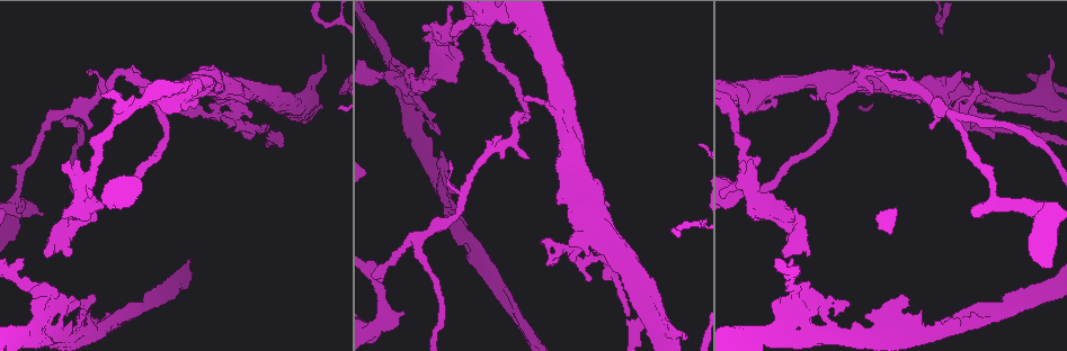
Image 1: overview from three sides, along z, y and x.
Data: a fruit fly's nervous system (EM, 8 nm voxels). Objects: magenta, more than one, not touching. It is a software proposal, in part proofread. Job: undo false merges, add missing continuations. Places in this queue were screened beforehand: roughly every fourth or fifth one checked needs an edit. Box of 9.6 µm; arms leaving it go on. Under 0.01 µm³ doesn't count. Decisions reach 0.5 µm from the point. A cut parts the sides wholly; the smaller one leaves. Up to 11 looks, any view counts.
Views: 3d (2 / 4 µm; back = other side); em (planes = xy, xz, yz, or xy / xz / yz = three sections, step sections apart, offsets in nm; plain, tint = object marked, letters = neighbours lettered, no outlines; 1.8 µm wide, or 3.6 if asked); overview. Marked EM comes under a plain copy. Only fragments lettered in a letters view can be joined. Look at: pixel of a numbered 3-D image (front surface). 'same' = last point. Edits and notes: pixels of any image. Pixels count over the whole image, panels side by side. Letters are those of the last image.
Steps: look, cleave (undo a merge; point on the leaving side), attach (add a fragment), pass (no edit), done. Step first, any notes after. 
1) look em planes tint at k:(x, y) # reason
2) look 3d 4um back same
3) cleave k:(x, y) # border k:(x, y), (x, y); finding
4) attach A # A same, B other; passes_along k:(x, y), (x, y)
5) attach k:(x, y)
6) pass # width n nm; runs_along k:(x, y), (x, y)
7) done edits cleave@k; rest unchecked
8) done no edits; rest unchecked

look em planes letters at 1:(238, 124) # thick turns thin

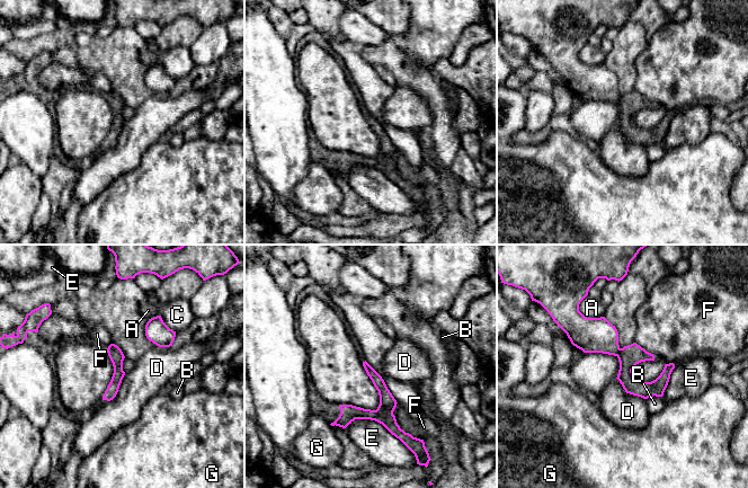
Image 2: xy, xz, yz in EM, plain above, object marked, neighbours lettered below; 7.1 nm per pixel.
cleave 2:(630, 355) # width 80 nm; A other, B other, C other, D other, E other, F other, G other; part_leaving 2:(367, 367), (397, 433); a second cell is stuck on

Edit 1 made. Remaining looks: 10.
look em yz step 4 tint at 1:(536, 31) # sudden change in width

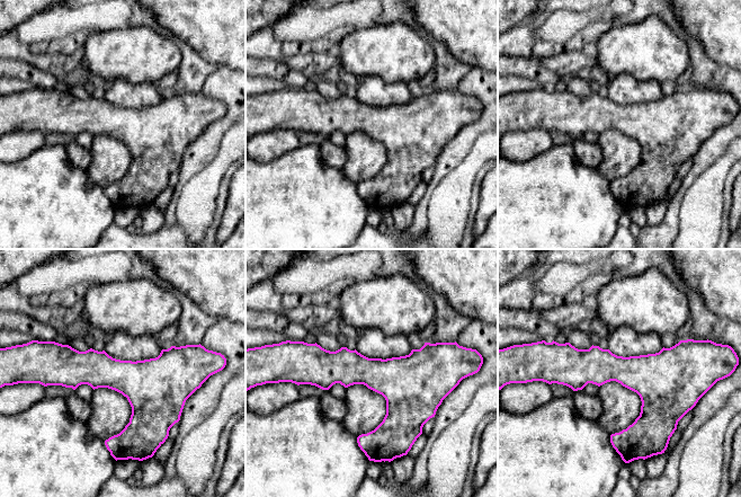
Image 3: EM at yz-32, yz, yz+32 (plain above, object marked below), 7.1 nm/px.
look em planes tint same # another direction

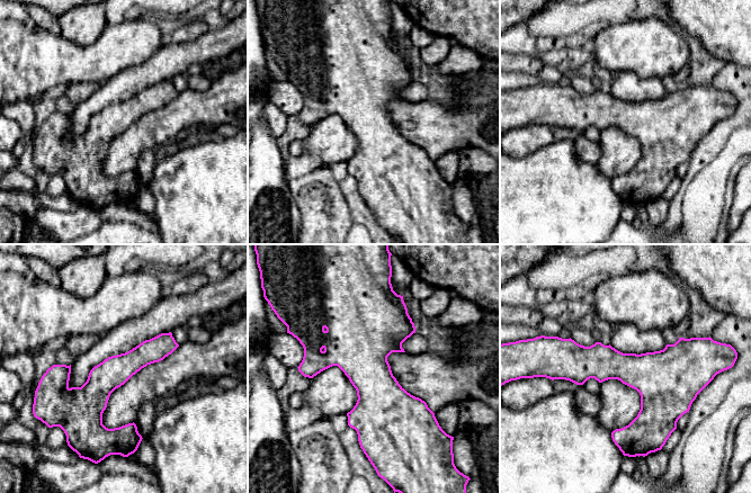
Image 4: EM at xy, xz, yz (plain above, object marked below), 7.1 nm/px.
look em planes letters same

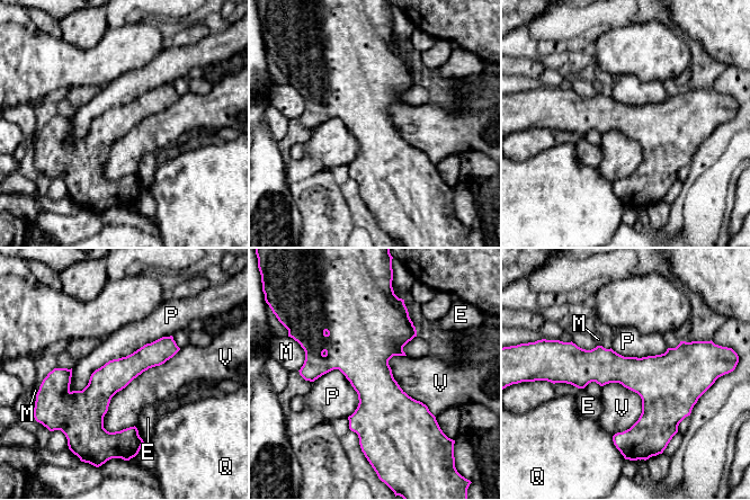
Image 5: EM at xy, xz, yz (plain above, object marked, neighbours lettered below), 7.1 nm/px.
pass # width 220 nm; E other, M other, P other, Q other, V other; border 5:(180, 349), (112, 398), (107, 431); all the same cell

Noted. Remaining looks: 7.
done edits cleave@2; rest unchecked

